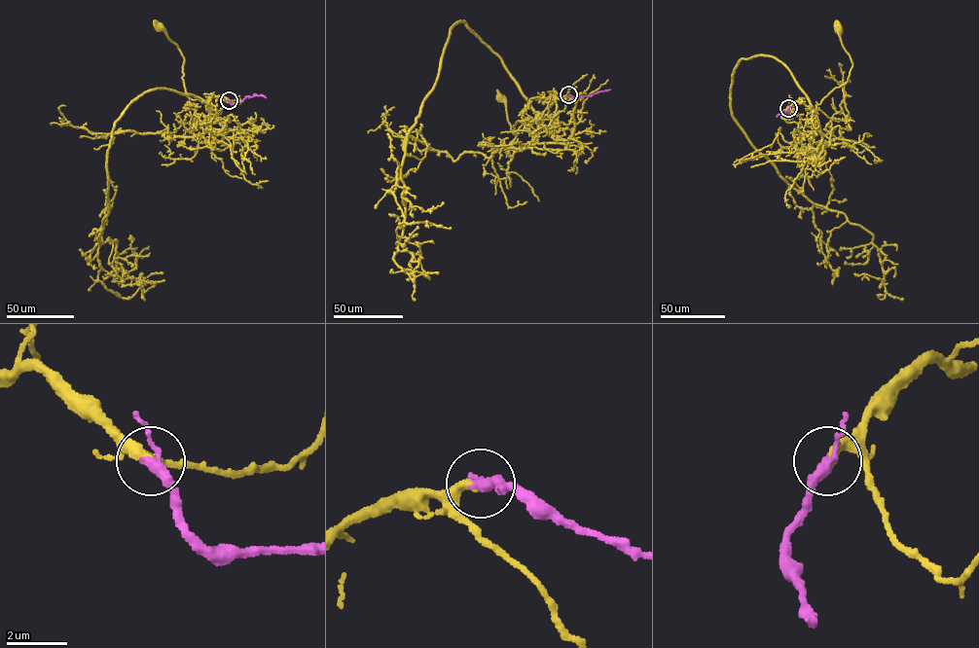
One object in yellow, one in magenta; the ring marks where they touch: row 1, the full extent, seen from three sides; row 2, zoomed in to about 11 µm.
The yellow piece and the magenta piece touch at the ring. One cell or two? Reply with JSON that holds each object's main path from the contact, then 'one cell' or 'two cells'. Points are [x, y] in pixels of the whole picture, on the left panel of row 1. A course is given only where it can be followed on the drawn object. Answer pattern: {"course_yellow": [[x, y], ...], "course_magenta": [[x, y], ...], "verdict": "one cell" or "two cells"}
{"course_yellow": [[228, 100], [213, 95], [204, 101], [188, 96], [182, 78], [183, 56], [176, 43], [158, 27]], "course_magenta": [[228, 100], [231, 103], [237, 103], [248, 95], [266, 98]], "verdict": "one cell"}

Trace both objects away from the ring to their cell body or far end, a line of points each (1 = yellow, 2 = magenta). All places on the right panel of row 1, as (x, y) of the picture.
1: (788, 108), (801, 102), (815, 111), (815, 105), (847, 82), (852, 62), (843, 46), (838, 29)
2: (788, 108), (787, 115), (786, 111), (776, 117)

